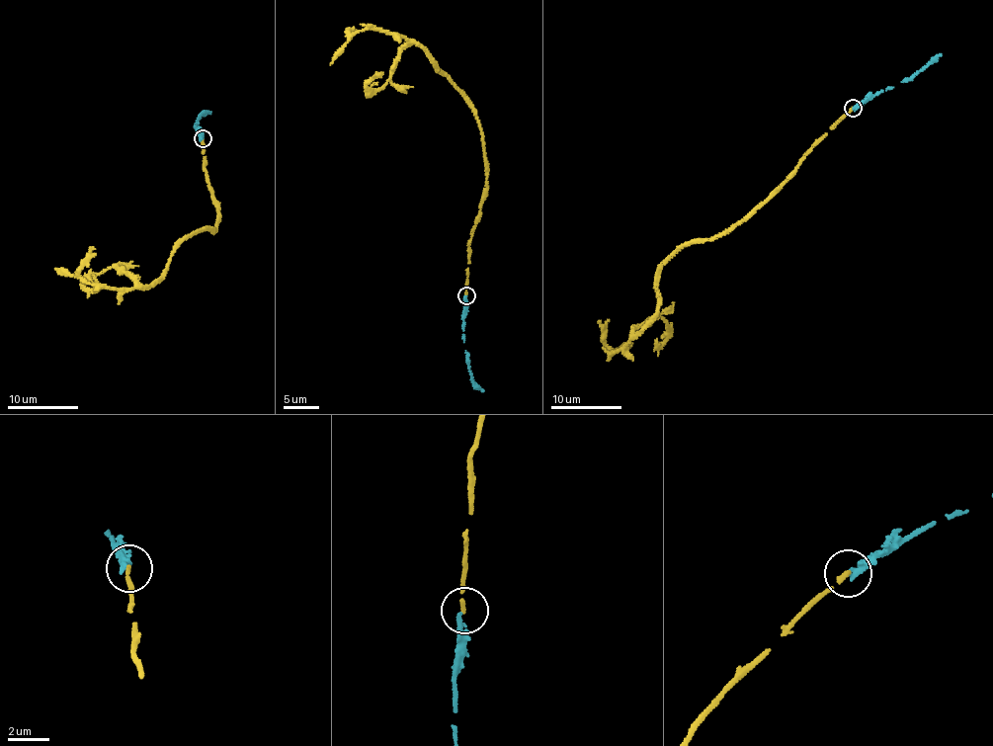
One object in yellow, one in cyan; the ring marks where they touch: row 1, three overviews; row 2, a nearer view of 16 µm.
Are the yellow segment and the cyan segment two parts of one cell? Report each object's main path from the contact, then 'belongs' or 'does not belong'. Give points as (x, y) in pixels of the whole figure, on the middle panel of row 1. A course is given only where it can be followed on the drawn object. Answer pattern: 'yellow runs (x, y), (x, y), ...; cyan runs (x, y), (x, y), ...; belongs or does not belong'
yellow runs (466, 295), (468, 247), (487, 182), (475, 114), (417, 43), (400, 51), (387, 81), (368, 86), (382, 72); cyan runs (466, 295), (462, 328), (466, 362), (476, 384), (483, 391); does not belong

